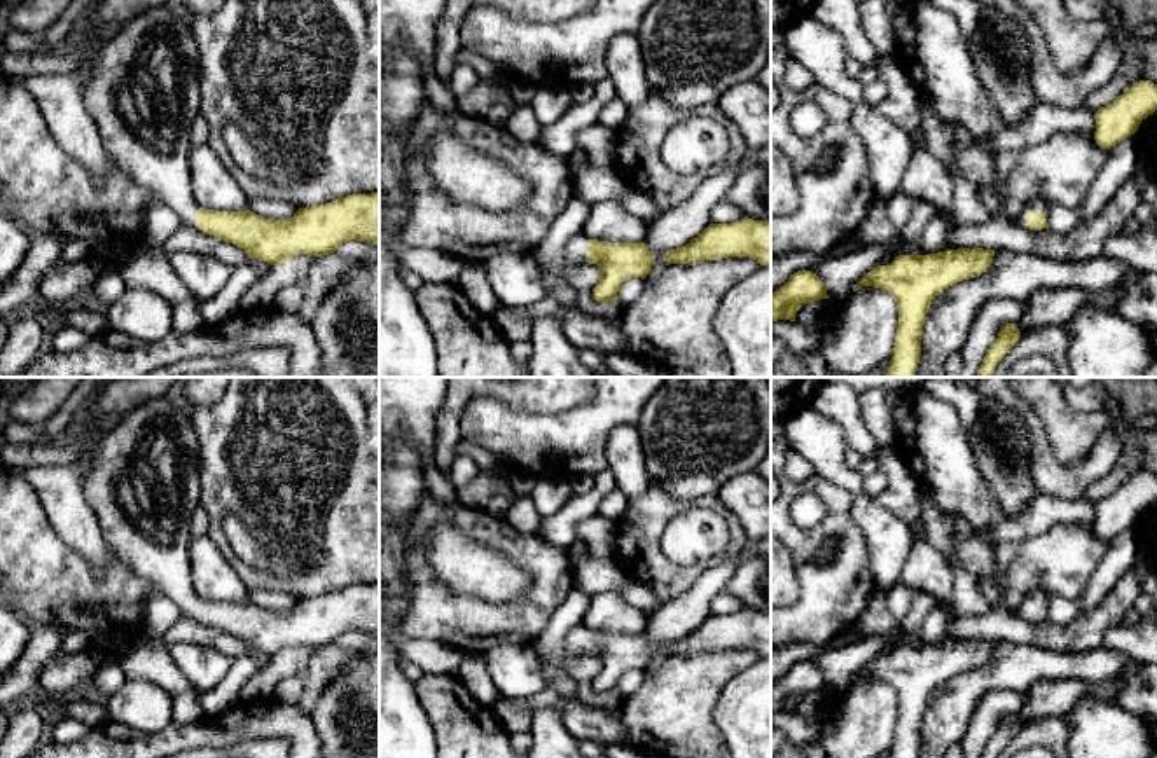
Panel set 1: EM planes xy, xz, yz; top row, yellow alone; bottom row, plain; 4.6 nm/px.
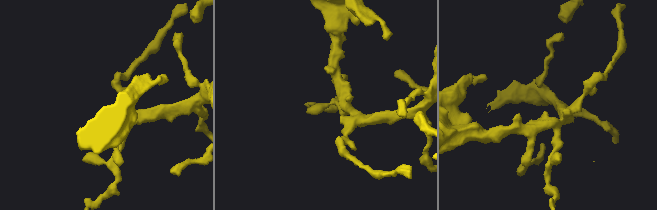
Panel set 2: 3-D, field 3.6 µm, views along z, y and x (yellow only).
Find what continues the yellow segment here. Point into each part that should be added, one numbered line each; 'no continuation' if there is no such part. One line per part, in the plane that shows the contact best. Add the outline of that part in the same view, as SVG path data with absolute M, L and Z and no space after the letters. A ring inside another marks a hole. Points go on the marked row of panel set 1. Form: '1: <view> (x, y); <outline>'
1: yz (1037, 205); M1042 199L1029 201L1029 203L1024 206L1024 210L1022 210L1022 213L1021 213L1021 217L1019 217L1017 222L1019 222L1021 225L1026 225L1024 215L1026 215L1028 211L1042 211L1042 213L1049 215L1049 210L1050 210L1050 208L1052 208L1052 204L1047 203L1047 201L1042 201Z

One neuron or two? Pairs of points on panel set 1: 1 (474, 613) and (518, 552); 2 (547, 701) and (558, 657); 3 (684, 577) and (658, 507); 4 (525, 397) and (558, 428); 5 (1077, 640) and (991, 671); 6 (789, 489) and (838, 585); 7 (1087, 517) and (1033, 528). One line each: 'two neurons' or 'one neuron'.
1: one neuron
2: two neurons
3: one neuron
4: two neurons
5: two neurons
6: one neuron
7: one neuron

